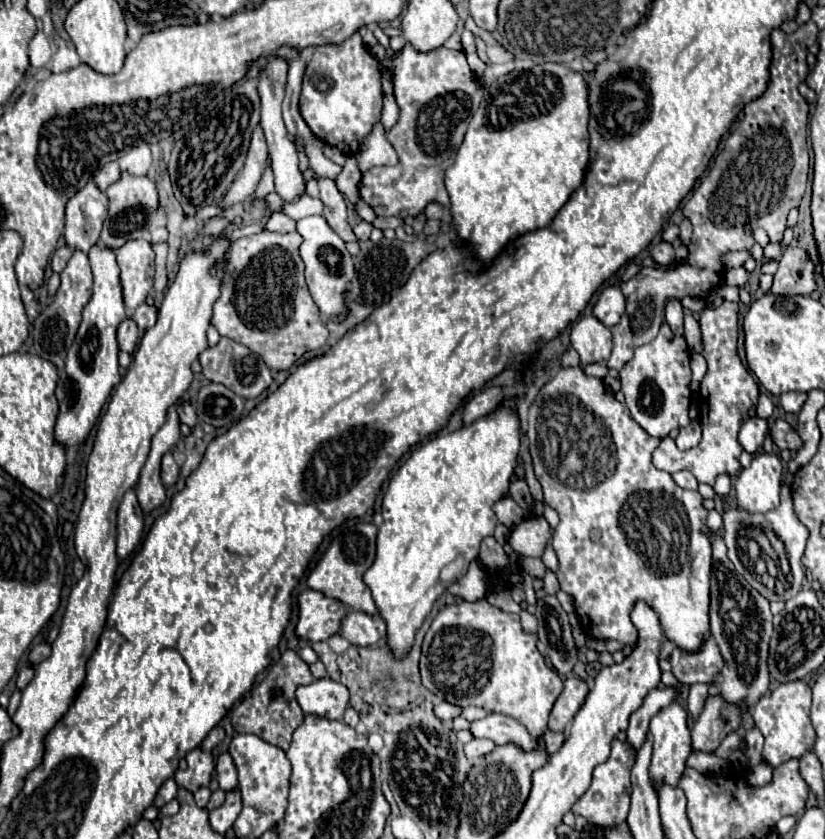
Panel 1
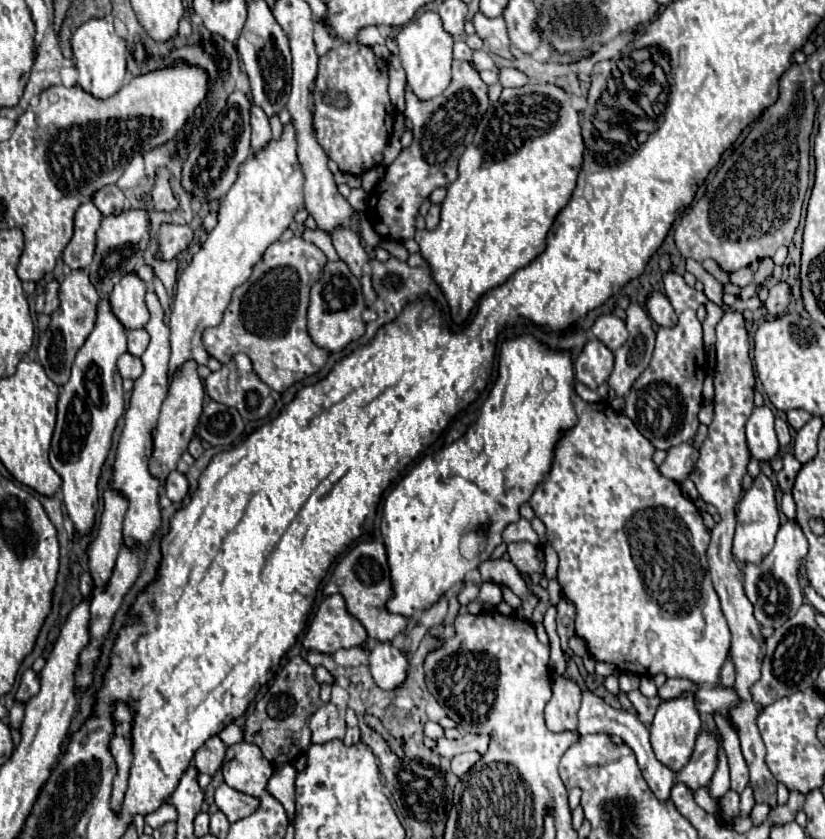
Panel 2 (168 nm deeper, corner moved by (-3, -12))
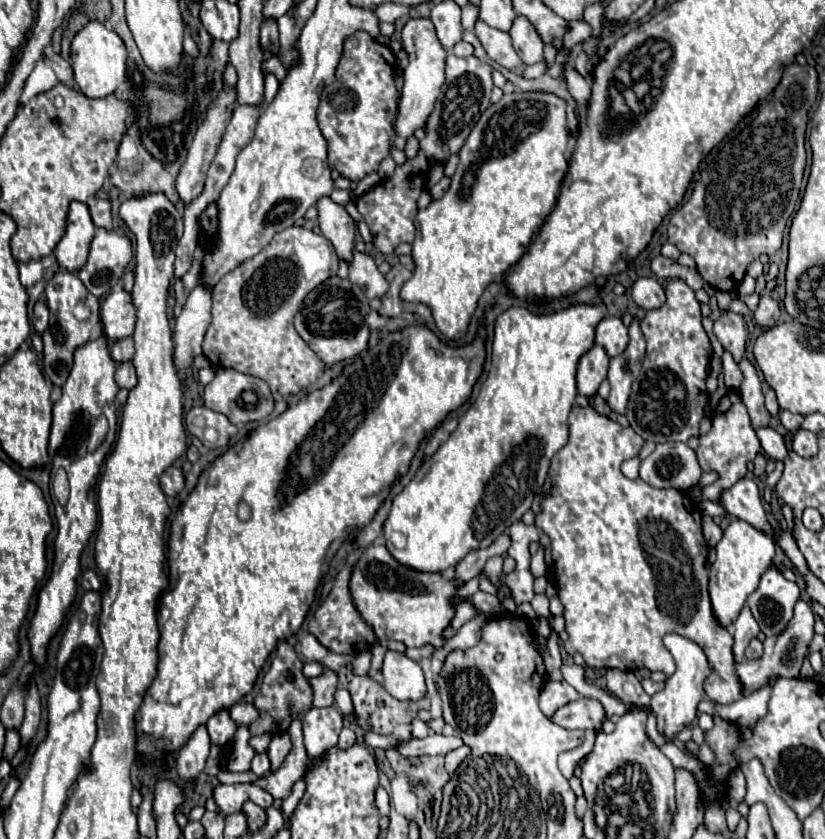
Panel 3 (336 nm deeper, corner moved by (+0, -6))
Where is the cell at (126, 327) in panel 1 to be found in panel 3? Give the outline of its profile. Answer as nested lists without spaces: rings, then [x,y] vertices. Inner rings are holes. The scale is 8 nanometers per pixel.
[[[131,361],[119,363],[119,367],[115,371],[115,381],[117,381],[119,387],[125,387],[125,389],[133,389],[137,385],[137,377],[135,377]]]

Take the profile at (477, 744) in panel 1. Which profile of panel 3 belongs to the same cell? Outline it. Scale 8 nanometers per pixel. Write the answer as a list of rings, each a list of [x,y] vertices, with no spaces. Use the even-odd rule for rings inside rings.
[[[461,745],[459,749],[449,751],[449,753],[445,755],[445,769],[447,769],[447,773],[453,775],[455,769],[459,767],[459,763],[461,763],[467,755],[469,755],[469,747],[467,747],[467,745]]]

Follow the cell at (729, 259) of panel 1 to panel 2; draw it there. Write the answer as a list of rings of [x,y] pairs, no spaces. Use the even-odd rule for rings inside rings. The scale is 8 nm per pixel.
[[[706,259],[702,262],[702,266],[722,284],[725,285],[730,281],[729,274],[724,272],[713,259]]]

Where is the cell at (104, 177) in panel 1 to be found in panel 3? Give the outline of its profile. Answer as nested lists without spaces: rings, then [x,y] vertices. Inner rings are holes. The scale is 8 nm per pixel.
[[[91,197],[87,201],[91,219],[95,223],[95,227],[105,227],[105,229],[113,229],[113,217],[111,217],[111,203],[107,199],[95,199]]]

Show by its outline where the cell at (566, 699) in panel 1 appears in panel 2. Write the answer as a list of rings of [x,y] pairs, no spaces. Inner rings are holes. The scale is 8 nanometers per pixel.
[[[554,677],[552,699],[544,711],[546,727],[554,733],[576,731],[580,701],[582,701],[582,689],[574,681]]]

